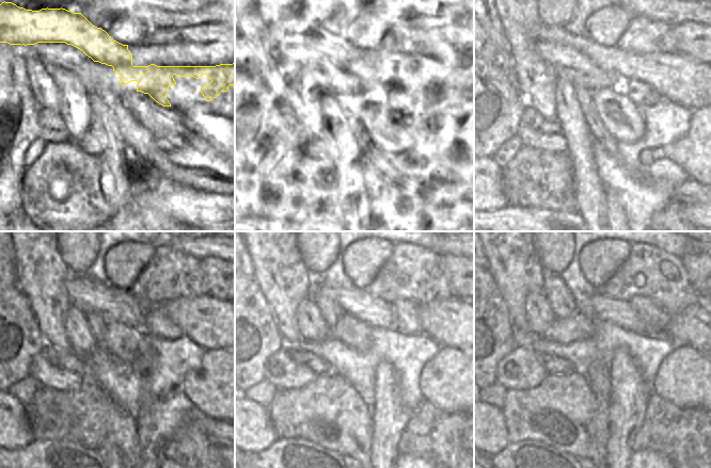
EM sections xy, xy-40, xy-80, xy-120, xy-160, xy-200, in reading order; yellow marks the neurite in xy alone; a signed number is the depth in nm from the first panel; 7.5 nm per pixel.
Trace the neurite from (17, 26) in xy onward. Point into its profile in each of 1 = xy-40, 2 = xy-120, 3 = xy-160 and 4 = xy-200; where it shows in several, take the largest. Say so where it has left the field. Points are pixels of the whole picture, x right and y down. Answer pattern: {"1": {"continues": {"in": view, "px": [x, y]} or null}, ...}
{"1": {"continues": {"in": "xy-40", "px": [378, 64]}}, "2": {"continues": {"in": "xy-120", "px": [212, 323]}}, "3": {"continues": {"in": "xy-160", "px": [452, 322]}}, "4": {"continues": {"in": "xy-200", "px": [691, 326]}}}

